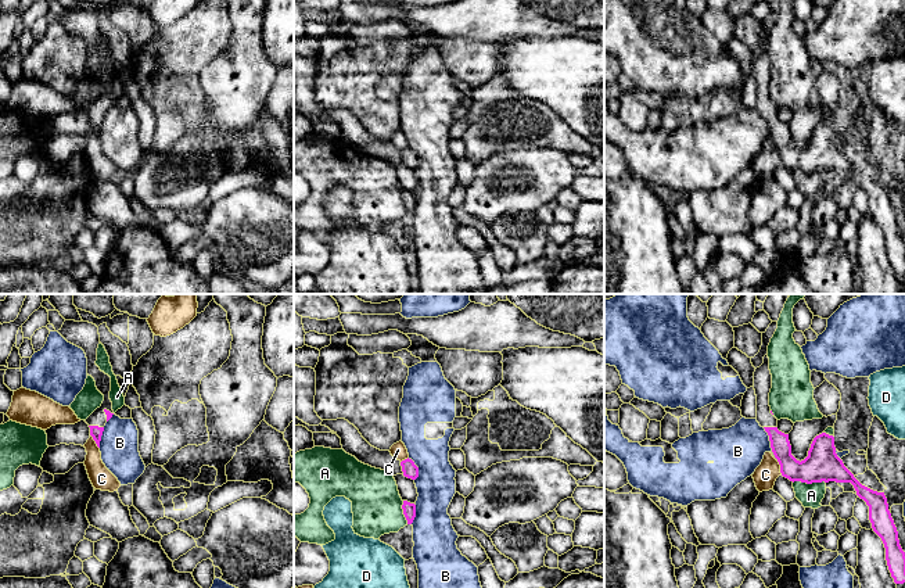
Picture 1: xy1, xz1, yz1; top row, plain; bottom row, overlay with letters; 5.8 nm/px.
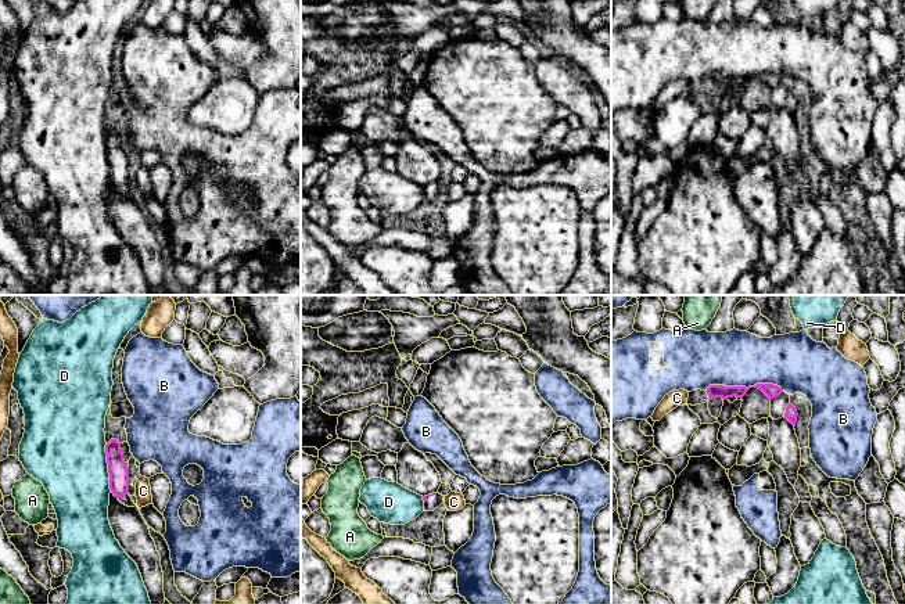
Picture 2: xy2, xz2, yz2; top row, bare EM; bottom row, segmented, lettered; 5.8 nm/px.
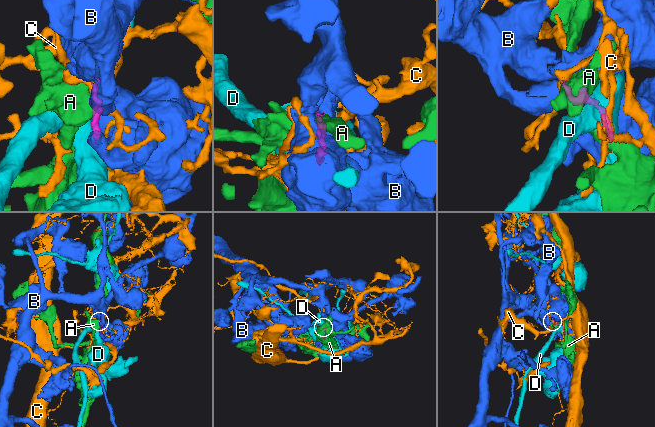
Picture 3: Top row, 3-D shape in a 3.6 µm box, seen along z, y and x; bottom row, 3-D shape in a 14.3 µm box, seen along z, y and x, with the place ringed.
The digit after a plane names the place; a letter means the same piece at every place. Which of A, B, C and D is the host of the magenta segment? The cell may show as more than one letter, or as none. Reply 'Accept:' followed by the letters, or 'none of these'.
Accept: none of these

